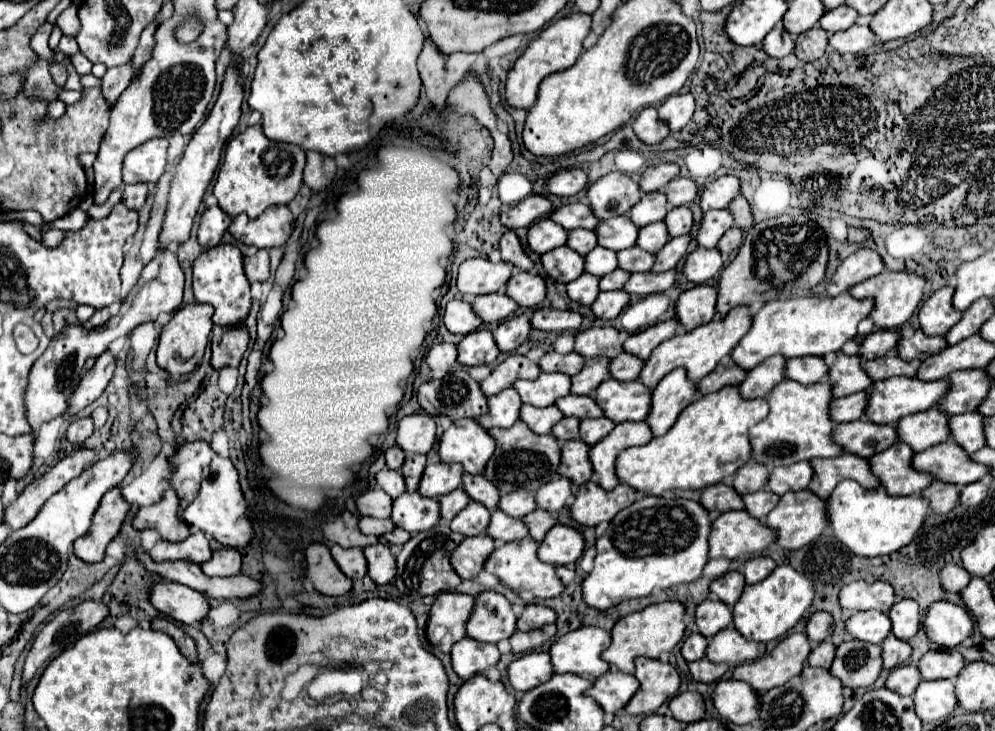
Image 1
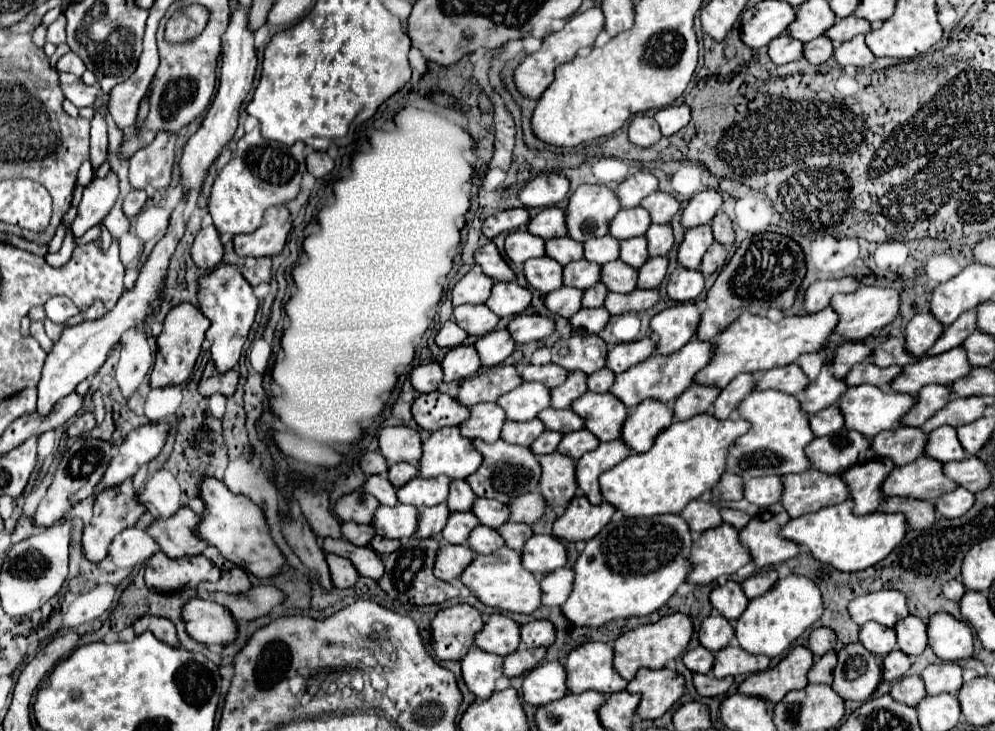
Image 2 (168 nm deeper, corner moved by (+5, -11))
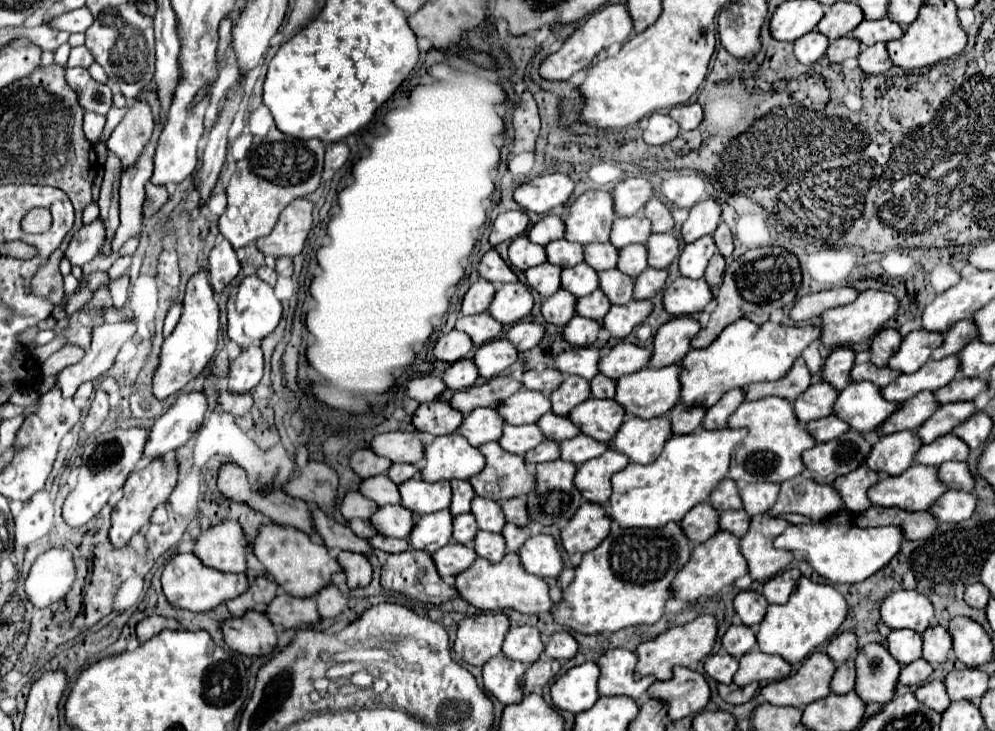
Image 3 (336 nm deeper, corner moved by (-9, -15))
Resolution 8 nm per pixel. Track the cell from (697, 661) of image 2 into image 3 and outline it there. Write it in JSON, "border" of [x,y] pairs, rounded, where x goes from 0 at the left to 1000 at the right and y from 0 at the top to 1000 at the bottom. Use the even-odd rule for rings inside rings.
{"border":[[[714,896],[708,907],[708,918],[722,934],[736,934],[742,918],[742,904],[736,896]]]}

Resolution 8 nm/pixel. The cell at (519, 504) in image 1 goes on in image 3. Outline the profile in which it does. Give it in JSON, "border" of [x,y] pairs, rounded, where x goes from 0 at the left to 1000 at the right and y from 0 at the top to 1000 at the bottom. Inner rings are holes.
{"border":[[[476,680],[476,685],[474,685],[474,702],[478,705],[480,724],[484,724],[484,726],[503,729],[507,724],[507,718],[509,718],[505,694],[498,685],[494,685],[494,683]]]}

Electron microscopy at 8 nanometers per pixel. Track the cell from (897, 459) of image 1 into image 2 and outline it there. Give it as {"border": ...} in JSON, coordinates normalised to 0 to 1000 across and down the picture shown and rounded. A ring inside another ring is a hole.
{"border":[[[874,628],[846,647],[846,658],[850,661],[854,685],[858,688],[858,705],[870,705],[880,699],[882,688],[886,688],[888,683],[884,663],[894,642],[898,642],[898,633],[894,633],[894,628]]]}

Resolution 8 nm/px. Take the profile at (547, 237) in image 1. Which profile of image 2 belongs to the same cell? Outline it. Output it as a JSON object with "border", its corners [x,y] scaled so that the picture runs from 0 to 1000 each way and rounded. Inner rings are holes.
{"border":[[[519,316],[509,324],[507,343],[515,360],[529,360],[535,352],[547,349],[547,327],[533,321],[531,316]]]}

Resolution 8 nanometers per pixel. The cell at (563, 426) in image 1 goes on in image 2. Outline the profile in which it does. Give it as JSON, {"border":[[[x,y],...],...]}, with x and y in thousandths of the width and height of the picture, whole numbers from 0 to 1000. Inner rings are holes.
{"border":[[[547,590],[535,609],[533,609],[533,617],[537,617],[537,622],[551,622],[551,620],[557,620],[561,606],[565,601],[565,592],[559,592],[559,590]]]}

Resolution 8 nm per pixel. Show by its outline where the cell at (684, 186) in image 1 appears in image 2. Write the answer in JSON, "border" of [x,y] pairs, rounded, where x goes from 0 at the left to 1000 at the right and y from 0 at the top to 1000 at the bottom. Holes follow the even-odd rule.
{"border":[[[659,261],[645,272],[643,283],[647,283],[653,291],[655,305],[673,305],[673,300],[683,289],[683,275],[671,264]]]}

